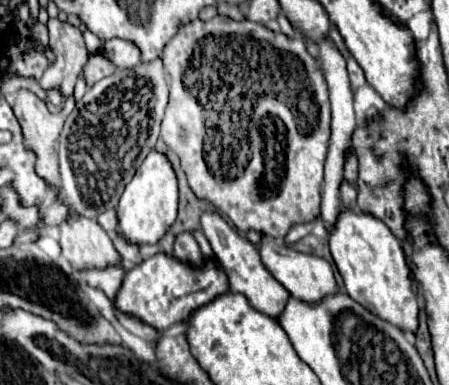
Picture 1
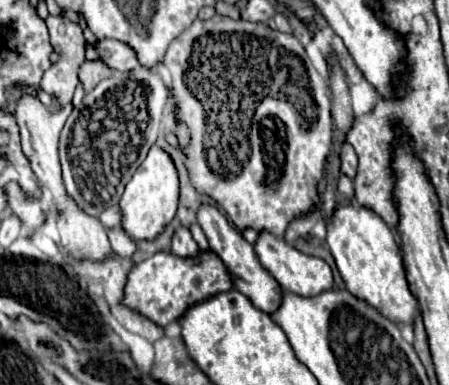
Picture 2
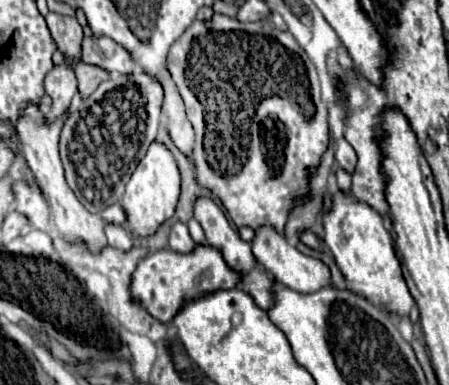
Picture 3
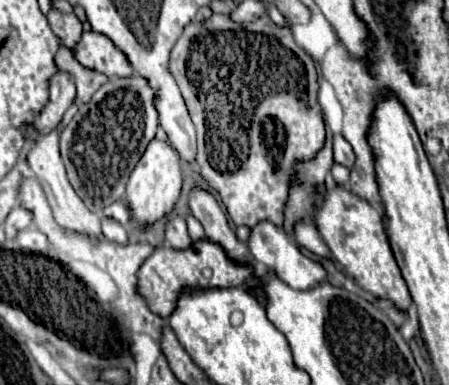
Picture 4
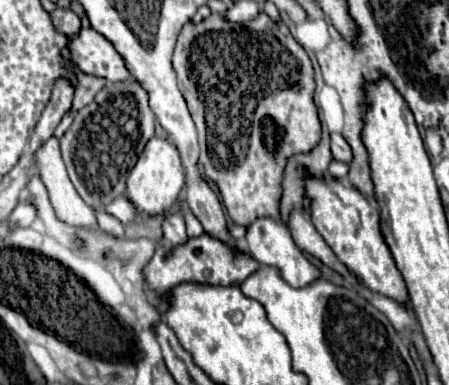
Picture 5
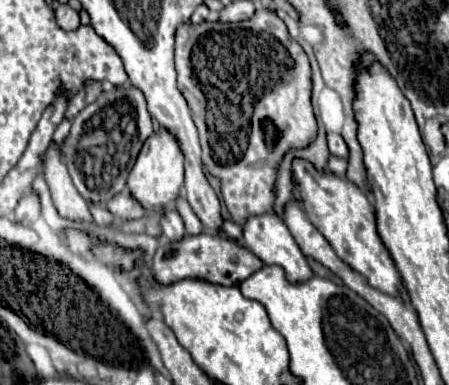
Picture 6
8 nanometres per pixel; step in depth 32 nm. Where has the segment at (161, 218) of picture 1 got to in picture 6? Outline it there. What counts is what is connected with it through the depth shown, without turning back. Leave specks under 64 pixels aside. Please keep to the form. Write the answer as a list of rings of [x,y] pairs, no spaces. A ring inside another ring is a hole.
[[[168,130],[152,134],[144,142],[138,160],[128,176],[128,192],[132,194],[134,200],[138,200],[138,204],[144,210],[160,210],[170,206],[178,198],[182,184],[184,184],[184,156],[180,152],[174,134],[170,134]]]

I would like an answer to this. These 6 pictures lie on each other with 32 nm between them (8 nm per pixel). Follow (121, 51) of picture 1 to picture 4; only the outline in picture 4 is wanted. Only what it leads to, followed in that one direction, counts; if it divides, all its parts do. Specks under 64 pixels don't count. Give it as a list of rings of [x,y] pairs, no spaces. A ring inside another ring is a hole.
[[[84,32],[82,40],[76,46],[76,60],[86,68],[94,68],[104,72],[108,78],[112,76],[132,76],[132,64],[112,40],[96,32]]]

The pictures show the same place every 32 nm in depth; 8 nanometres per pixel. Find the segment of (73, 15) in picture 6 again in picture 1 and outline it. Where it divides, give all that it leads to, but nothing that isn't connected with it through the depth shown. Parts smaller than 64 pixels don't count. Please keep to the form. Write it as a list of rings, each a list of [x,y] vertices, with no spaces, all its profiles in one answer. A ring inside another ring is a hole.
[[[58,18],[48,20],[48,30],[48,44],[56,56],[56,62],[44,72],[40,84],[44,90],[56,88],[62,92],[62,96],[70,96],[74,92],[74,84],[82,72],[82,66],[88,62],[88,50],[84,46],[82,32],[68,22],[64,24]]]

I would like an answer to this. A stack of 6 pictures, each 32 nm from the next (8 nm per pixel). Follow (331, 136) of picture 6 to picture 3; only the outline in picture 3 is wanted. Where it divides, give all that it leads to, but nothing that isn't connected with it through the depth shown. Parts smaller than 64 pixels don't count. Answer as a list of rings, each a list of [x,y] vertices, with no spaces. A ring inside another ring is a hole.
[[[336,138],[336,162],[342,170],[346,170],[348,174],[354,174],[356,168],[356,152],[354,148],[346,142],[346,138]]]

